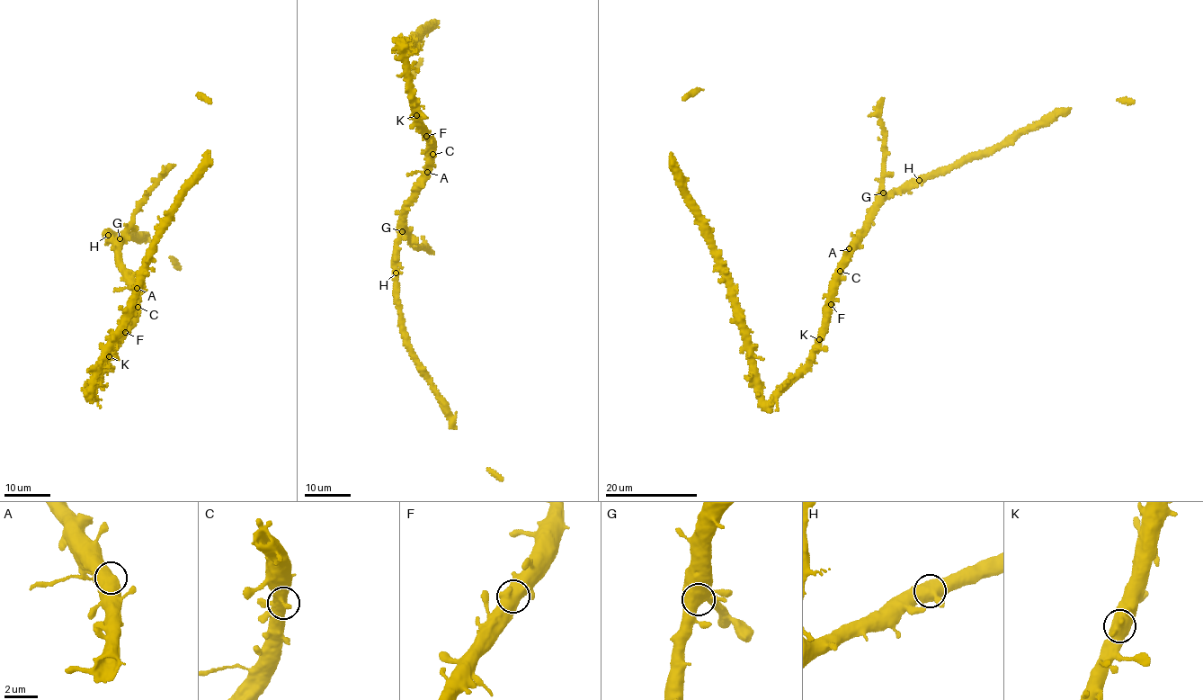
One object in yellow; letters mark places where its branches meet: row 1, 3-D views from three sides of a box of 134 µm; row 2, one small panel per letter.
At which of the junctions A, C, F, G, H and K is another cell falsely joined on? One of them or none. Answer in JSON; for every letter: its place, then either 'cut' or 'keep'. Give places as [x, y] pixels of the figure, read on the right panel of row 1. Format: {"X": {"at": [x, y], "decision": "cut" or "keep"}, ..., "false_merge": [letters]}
{"A": {"at": [849, 248], "decision": "keep"}, "C": {"at": [840, 271], "decision": "keep"}, "F": {"at": [831, 304], "decision": "keep"}, "G": {"at": [883, 192], "decision": "keep"}, "H": {"at": [919, 180], "decision": "keep"}, "K": {"at": [819, 339], "decision": "keep"}, "false_merge": []}

